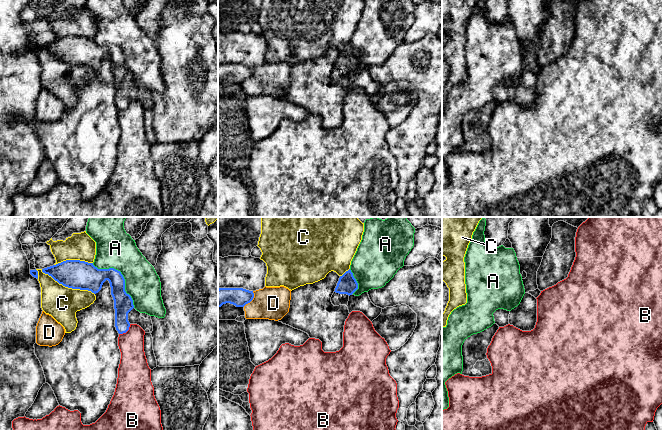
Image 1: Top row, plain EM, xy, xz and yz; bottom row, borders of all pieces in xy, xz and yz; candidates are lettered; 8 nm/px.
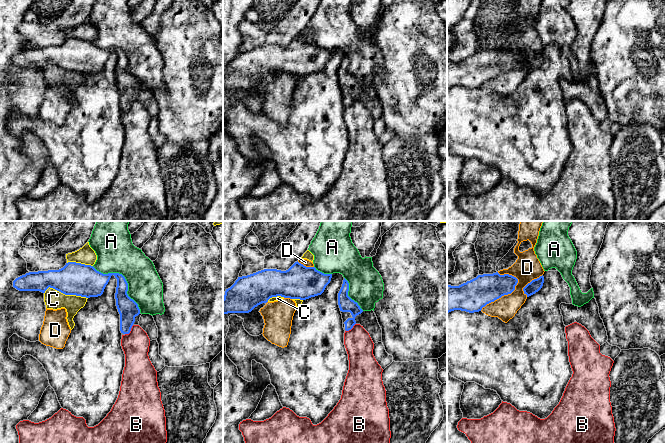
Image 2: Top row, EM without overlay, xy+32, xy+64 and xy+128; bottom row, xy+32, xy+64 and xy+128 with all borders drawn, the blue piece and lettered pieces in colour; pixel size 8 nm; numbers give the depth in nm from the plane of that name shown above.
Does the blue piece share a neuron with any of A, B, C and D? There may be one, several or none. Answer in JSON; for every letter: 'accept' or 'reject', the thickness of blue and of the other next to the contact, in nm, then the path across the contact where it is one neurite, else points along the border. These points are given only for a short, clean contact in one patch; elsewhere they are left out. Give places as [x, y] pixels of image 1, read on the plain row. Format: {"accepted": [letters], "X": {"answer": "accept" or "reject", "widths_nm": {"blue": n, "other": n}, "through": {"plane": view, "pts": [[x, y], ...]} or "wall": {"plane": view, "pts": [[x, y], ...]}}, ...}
{"accepted": [], "A": {"answer": "reject", "widths_nm": {"blue": 200, "other": 300}}, "B": {"answer": "reject", "widths_nm": {"blue": 160, "other": 220}, "wall": {"plane": "xy", "pts": [[130, 100], [125, 108], [119, 110]]}}, "C": {"answer": "reject", "widths_nm": {"blue": 240, "other": 260}}, "D": {"answer": "reject", "widths_nm": {"blue": 150, "other": 260}}}

